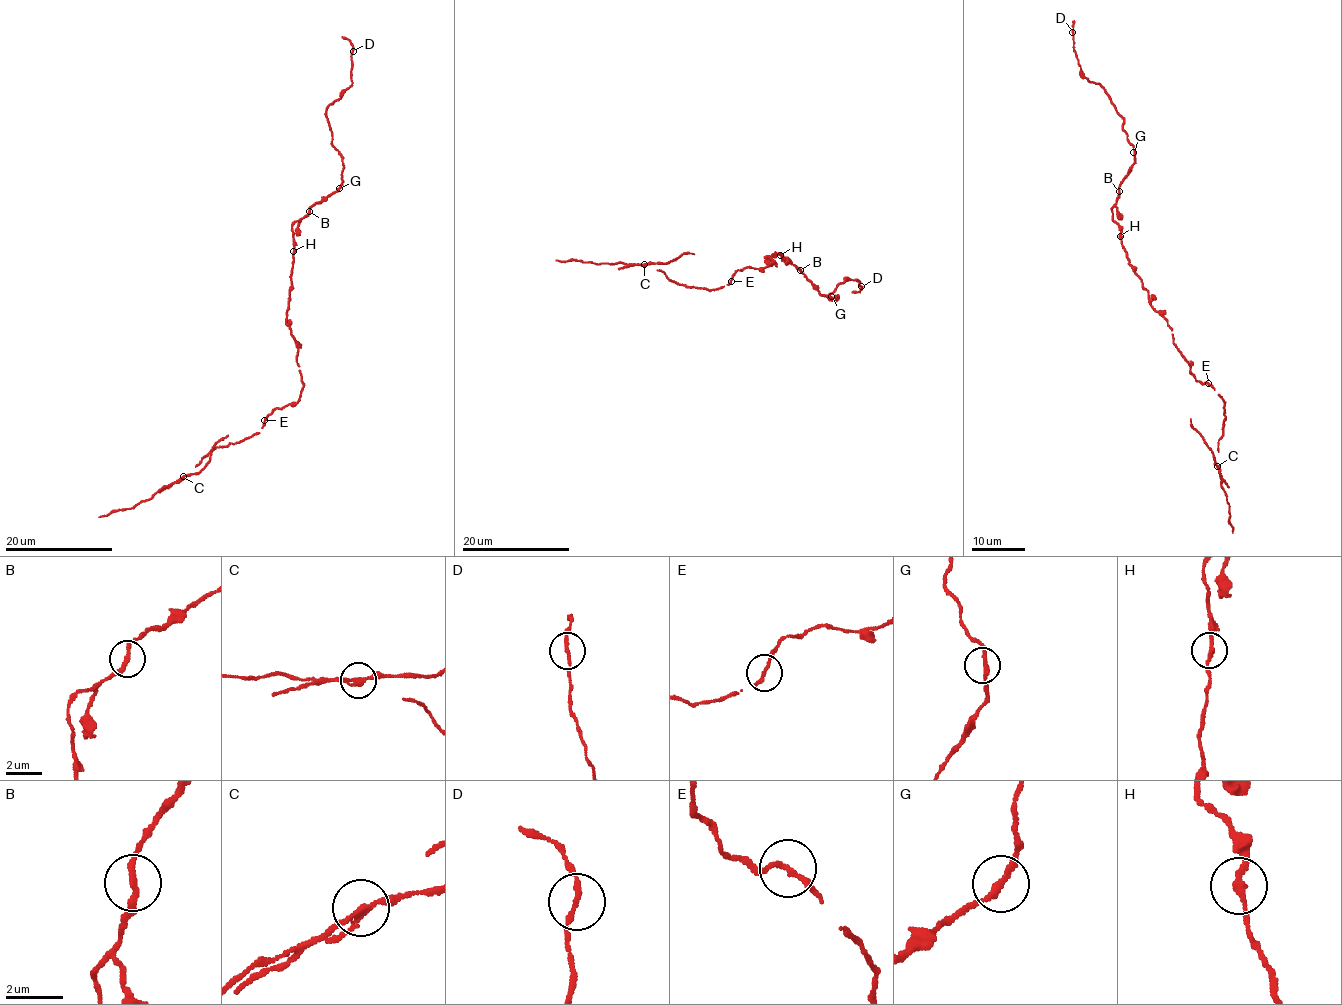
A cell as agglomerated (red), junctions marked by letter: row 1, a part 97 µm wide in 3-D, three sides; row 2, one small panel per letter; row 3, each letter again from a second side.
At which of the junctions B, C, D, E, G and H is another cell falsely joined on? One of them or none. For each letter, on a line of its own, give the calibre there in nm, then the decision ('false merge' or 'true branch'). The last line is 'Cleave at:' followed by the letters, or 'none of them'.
B: calibre 220 nm; true branch
C: calibre 220 nm; false merge
D: calibre 170 nm; true branch
E: calibre 170 nm; true branch
G: calibre 240 nm; true branch
H: calibre 220 nm; true branch
Cleave at: C

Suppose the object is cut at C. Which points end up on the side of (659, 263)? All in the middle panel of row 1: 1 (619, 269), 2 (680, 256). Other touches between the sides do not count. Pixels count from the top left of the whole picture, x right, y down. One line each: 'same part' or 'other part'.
1: same part
2: same part

